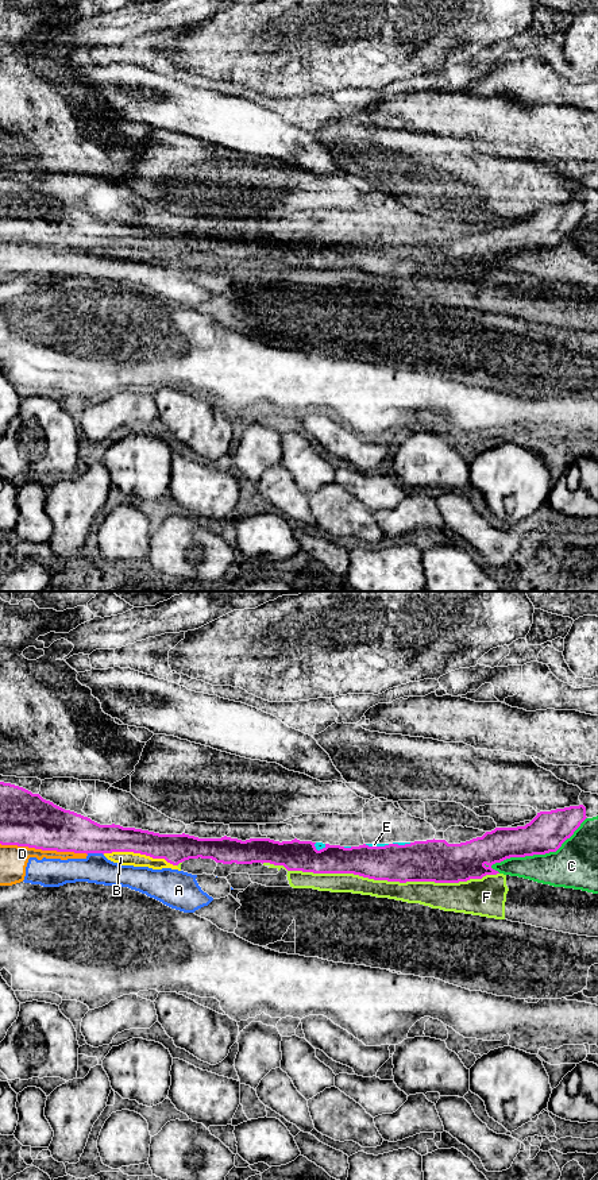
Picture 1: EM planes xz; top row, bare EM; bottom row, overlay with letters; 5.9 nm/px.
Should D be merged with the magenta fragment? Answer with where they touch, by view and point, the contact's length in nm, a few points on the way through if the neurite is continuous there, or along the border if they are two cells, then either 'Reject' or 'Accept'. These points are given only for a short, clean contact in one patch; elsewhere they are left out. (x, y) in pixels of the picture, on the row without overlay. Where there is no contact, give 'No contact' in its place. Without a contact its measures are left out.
Touches magenta at xz (43, 245). Shared border 550 nm. Reject

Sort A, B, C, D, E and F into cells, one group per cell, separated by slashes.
A D / B F / C E

